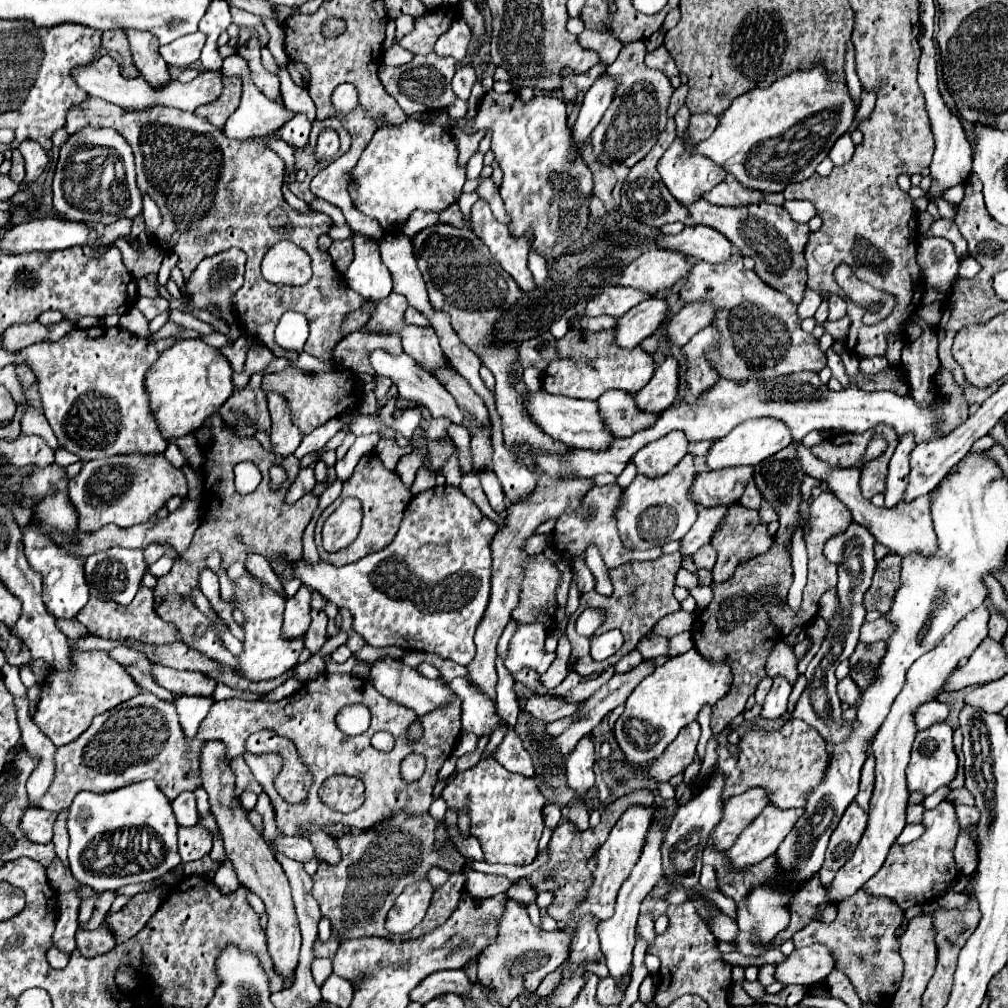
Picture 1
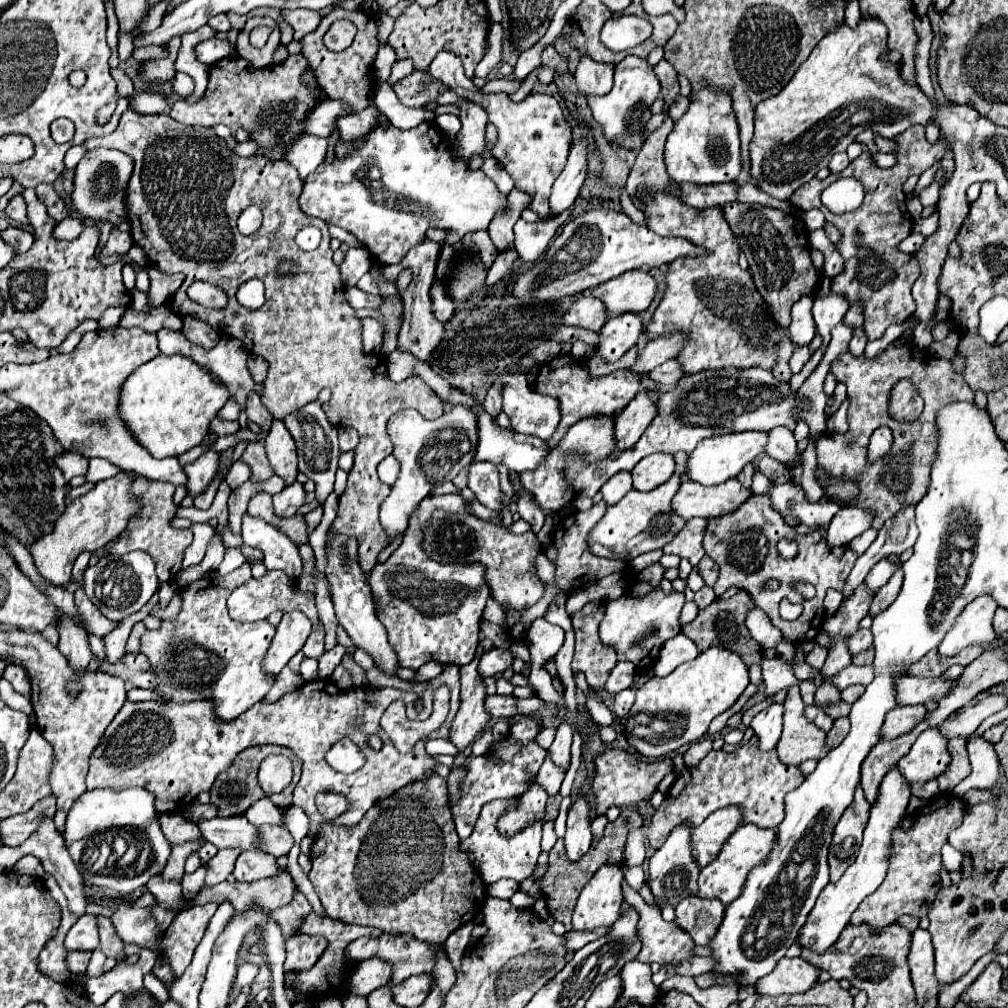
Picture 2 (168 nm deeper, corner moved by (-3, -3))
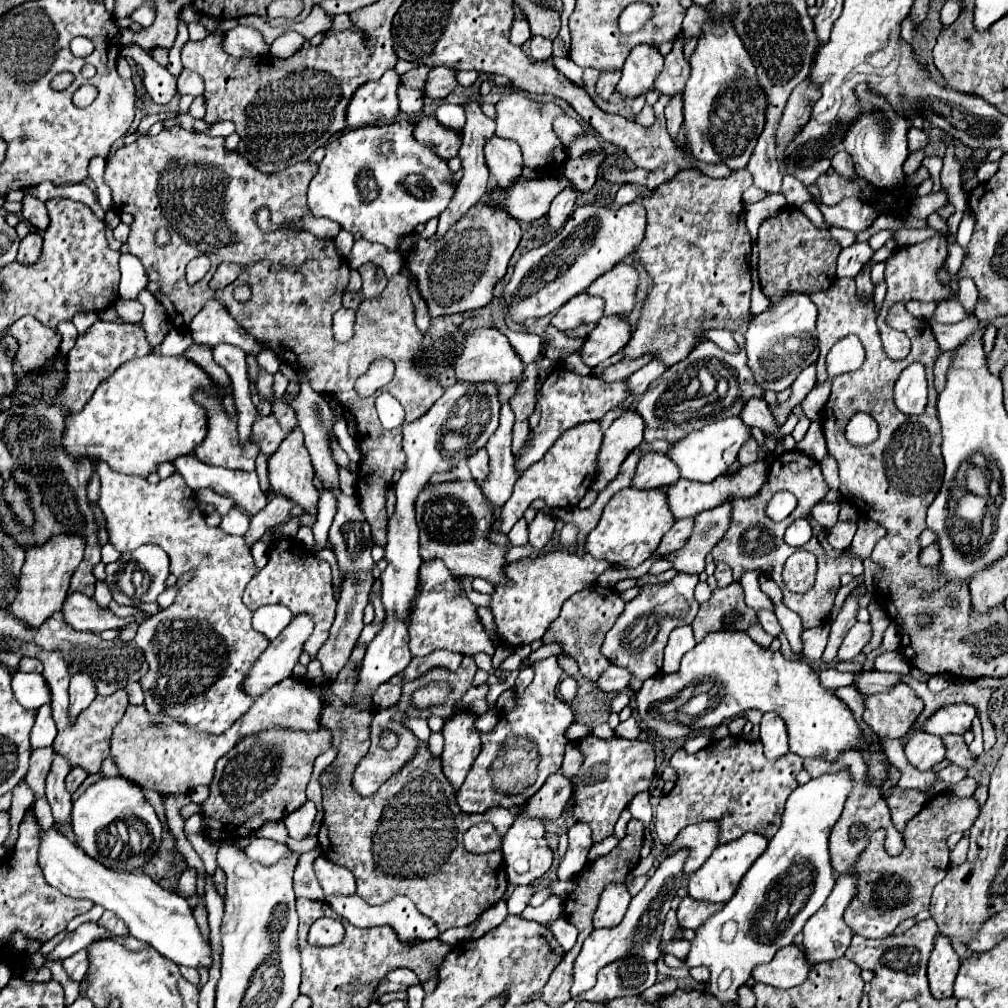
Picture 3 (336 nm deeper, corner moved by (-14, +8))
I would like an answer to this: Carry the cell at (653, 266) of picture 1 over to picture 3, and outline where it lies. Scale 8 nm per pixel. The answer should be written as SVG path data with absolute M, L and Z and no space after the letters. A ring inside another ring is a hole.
M618 262L608 274L602 274L588 286L588 296L600 296L604 300L604 316L624 316L634 308L638 274L634 266Z

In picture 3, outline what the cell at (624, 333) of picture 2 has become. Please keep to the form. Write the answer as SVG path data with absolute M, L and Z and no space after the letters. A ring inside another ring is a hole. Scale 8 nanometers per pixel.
M604 316L596 328L586 336L582 348L578 350L582 362L596 368L606 358L620 352L630 340L630 326L620 316Z

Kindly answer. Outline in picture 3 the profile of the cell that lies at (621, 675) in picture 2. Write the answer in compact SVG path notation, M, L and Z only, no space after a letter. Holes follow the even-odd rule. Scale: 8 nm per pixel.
M610 666L604 674L600 674L598 680L594 680L596 688L600 692L622 692L626 690L630 682L630 672L626 668L620 668L620 666Z

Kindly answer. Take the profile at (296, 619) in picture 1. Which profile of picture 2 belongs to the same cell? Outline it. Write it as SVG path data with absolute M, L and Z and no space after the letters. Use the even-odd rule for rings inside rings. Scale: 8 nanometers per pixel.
M301 611L285 613L281 623L277 625L277 633L265 655L263 669L271 675L279 675L279 671L287 665L287 661L297 651L301 651L309 633L311 633L311 621Z

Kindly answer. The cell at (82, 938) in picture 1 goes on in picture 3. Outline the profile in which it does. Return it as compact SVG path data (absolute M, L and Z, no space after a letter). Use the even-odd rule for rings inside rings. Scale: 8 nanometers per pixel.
M86 950L76 952L72 958L66 958L66 960L62 962L62 966L64 966L66 974L68 974L72 980L82 982L82 978L84 978L86 972L88 972L88 952L86 952Z

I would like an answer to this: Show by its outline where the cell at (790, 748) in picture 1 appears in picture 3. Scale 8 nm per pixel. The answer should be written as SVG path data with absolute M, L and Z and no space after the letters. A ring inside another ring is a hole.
M726 736L718 742L712 742L710 748L706 746L704 750L696 752L696 754L688 754L682 748L674 752L674 756L670 758L670 766L676 770L678 780L676 786L670 794L662 796L658 810L656 810L656 824L654 824L654 832L658 836L658 840L662 844L670 844L680 830L684 830L686 826L694 824L694 822L704 822L704 820L714 820L718 822L720 828L720 844L732 842L740 836L744 836L746 832L756 832L766 836L768 840L778 832L780 826L780 818L784 812L784 804L788 800L788 796L794 792L794 788L798 786L796 782L796 774L802 770L802 758L798 758L796 754L786 754L778 760L768 760L762 752L762 744L760 742L748 742L742 736Z

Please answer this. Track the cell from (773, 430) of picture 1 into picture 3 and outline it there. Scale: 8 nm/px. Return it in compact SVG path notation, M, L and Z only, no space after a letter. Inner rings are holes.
M736 416L724 418L724 420L710 422L700 430L692 430L682 440L672 442L670 450L666 454L668 454L668 458L672 458L672 462L676 462L678 470L680 470L680 478L692 480L692 482L712 482L718 476L722 476L730 464L736 462L738 450L746 442L748 436L750 436L750 428L744 426L740 418L736 418Z

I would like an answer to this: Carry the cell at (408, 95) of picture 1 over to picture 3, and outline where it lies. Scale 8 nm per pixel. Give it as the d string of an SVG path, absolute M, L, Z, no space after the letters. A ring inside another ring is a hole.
M416 66L416 68L412 68L410 72L402 74L402 86L422 90L426 76L428 76L428 66Z

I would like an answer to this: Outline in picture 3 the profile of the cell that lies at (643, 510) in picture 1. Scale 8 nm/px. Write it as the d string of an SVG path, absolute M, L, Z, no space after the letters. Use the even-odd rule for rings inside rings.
M620 490L606 504L598 526L588 534L584 550L598 560L612 562L624 568L636 568L660 544L660 538L672 528L674 516L668 510L666 494L662 490Z

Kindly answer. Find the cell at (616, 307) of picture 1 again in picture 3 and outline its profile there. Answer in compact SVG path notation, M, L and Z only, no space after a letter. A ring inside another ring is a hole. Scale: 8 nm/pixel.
M578 294L576 298L570 298L552 318L552 324L566 332L566 330L574 330L580 324L588 324L588 322L598 322L602 318L602 310L604 310L604 302L600 298L592 298L588 294Z

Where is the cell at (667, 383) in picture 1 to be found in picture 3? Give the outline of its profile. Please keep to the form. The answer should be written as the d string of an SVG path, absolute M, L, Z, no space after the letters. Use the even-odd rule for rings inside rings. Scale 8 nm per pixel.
M634 410L624 412L618 420L612 422L612 426L604 432L604 442L598 454L596 478L590 486L592 490L602 492L608 486L608 482L616 478L620 464L642 442L642 432L644 432L644 420Z

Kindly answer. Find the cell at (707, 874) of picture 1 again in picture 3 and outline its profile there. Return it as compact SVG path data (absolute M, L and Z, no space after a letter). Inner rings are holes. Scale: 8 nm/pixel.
M744 834L742 838L734 840L734 842L728 842L728 844L720 844L712 856L690 876L690 882L688 882L688 896L698 900L698 902L712 902L712 904L718 904L718 902L728 902L732 896L734 896L734 890L738 888L742 876L748 872L748 868L756 862L756 858L766 850L768 846L768 840L760 834Z

